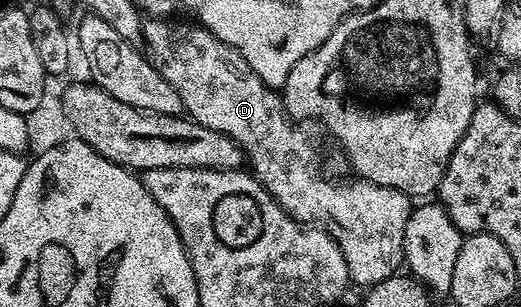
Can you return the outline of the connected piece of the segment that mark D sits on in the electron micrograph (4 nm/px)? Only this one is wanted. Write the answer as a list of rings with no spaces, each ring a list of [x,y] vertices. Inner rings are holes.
[[[166,17],[147,18],[142,24],[142,37],[150,62],[162,74],[164,81],[168,81],[180,93],[183,108],[189,118],[208,129],[216,129],[235,139],[248,156],[248,163],[254,166],[254,178],[295,219],[306,225],[318,225],[323,222],[321,219],[327,219],[331,223],[329,226],[336,232],[338,244],[348,261],[351,280],[355,284],[359,283],[362,289],[369,289],[374,284],[399,274],[404,263],[404,225],[408,225],[408,217],[412,210],[411,196],[395,187],[376,185],[357,177],[351,178],[350,184],[333,183],[332,180],[325,179],[317,171],[317,149],[310,144],[309,137],[298,128],[301,126],[287,115],[281,94],[264,81],[260,81],[260,77],[256,77],[252,65],[244,61],[244,57],[235,47],[220,41],[201,25],[195,25],[193,22],[174,22],[178,21],[171,21]]]

